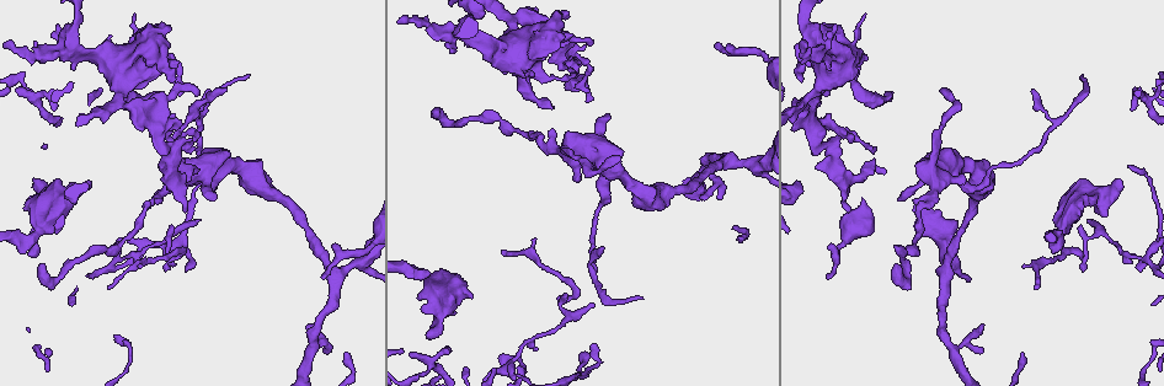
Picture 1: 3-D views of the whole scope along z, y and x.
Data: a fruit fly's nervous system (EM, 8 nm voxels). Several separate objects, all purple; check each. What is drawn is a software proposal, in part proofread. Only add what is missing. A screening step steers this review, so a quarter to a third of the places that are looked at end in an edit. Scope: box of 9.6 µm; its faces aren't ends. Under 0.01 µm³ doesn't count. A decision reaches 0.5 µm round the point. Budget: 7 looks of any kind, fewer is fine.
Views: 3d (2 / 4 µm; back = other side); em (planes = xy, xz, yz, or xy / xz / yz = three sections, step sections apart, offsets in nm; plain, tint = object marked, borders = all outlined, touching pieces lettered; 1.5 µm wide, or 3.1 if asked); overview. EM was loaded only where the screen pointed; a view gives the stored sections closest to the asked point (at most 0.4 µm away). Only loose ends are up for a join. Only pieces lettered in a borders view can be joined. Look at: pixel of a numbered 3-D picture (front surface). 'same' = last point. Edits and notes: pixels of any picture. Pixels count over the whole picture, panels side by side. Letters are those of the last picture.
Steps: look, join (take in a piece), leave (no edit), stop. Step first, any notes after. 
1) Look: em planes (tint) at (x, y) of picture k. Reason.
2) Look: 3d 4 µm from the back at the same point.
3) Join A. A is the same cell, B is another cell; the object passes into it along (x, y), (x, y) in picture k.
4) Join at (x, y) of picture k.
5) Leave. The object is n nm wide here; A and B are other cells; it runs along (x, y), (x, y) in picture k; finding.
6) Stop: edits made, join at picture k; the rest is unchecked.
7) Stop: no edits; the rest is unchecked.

Look: 3d 4 µm at (178, 96) of picture 1.

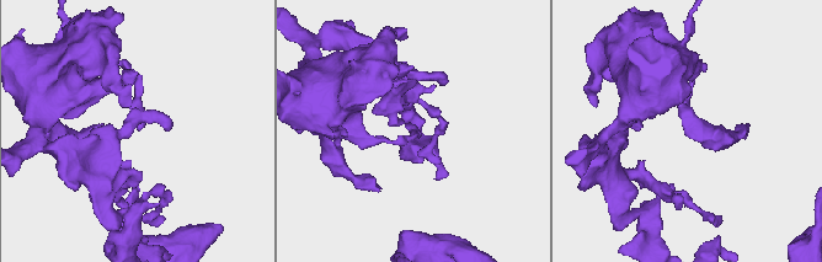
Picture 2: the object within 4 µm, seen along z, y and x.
Look: em xy step 8 (borders) at (137, 129) of picture 2.

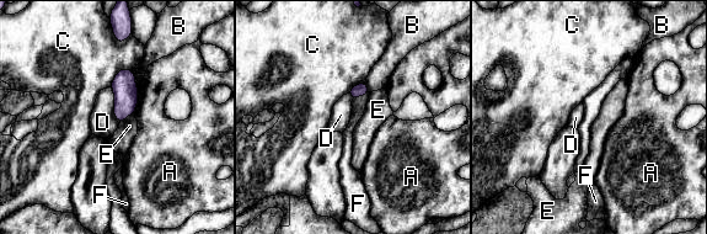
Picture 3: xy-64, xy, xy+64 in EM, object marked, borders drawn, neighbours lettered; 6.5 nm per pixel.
Look: em yz step 4 (borders) at the same point. Cut it another way.

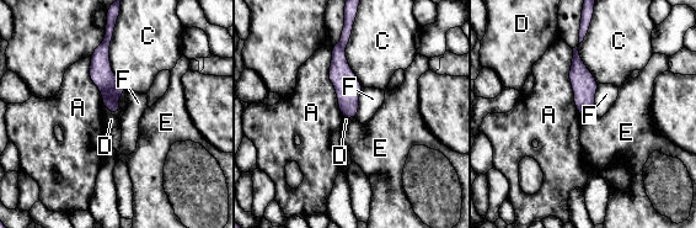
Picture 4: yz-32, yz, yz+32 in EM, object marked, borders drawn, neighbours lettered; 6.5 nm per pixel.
Leave. A, C, D, E and F are other cells; a border runs along (124, 91), (117, 112), (102, 105) in picture 4; none of them fits.

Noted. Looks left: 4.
Look: em yz step 4 (tint) at (898, 197) of picture 1. Branch stops here.

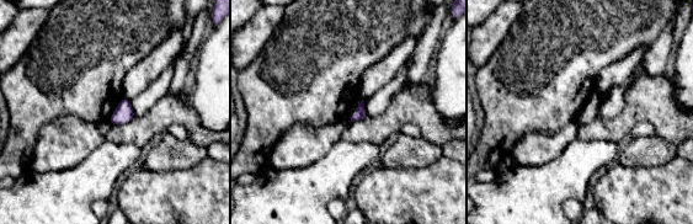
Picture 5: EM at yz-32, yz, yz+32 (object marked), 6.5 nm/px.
Look: em yz step 4 (borders) at the same point. See the neighbours.

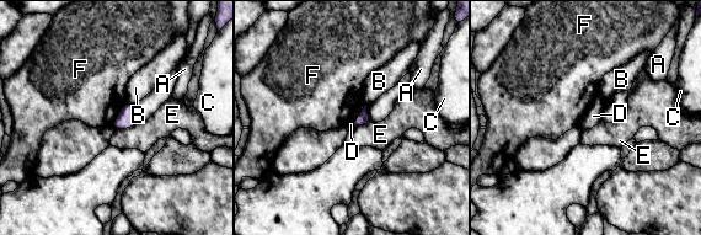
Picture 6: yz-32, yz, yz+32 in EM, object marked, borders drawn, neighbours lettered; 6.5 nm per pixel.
Leave. A, B, C, D, E and F are other cells; a border runs along (127, 102), (111, 124) in picture 6; no lettered piece goes on from it.

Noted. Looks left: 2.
Look: em xy step 8 (borders) at (581, 358) of picture 1. Thin end.

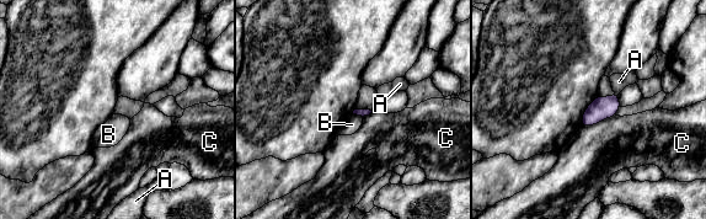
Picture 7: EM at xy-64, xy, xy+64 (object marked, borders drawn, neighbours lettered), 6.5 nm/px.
Look: em planes (borders) at the same point.

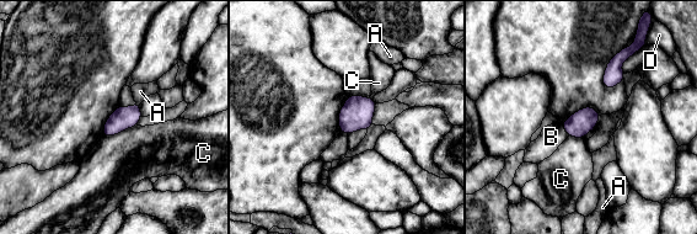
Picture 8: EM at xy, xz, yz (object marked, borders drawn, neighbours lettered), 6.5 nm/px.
Leave. The longest contact is with C, 240 nm; A, B, C and D are other cells; none of them fits.

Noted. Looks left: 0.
Stop: no edits; the rest is unchecked.

